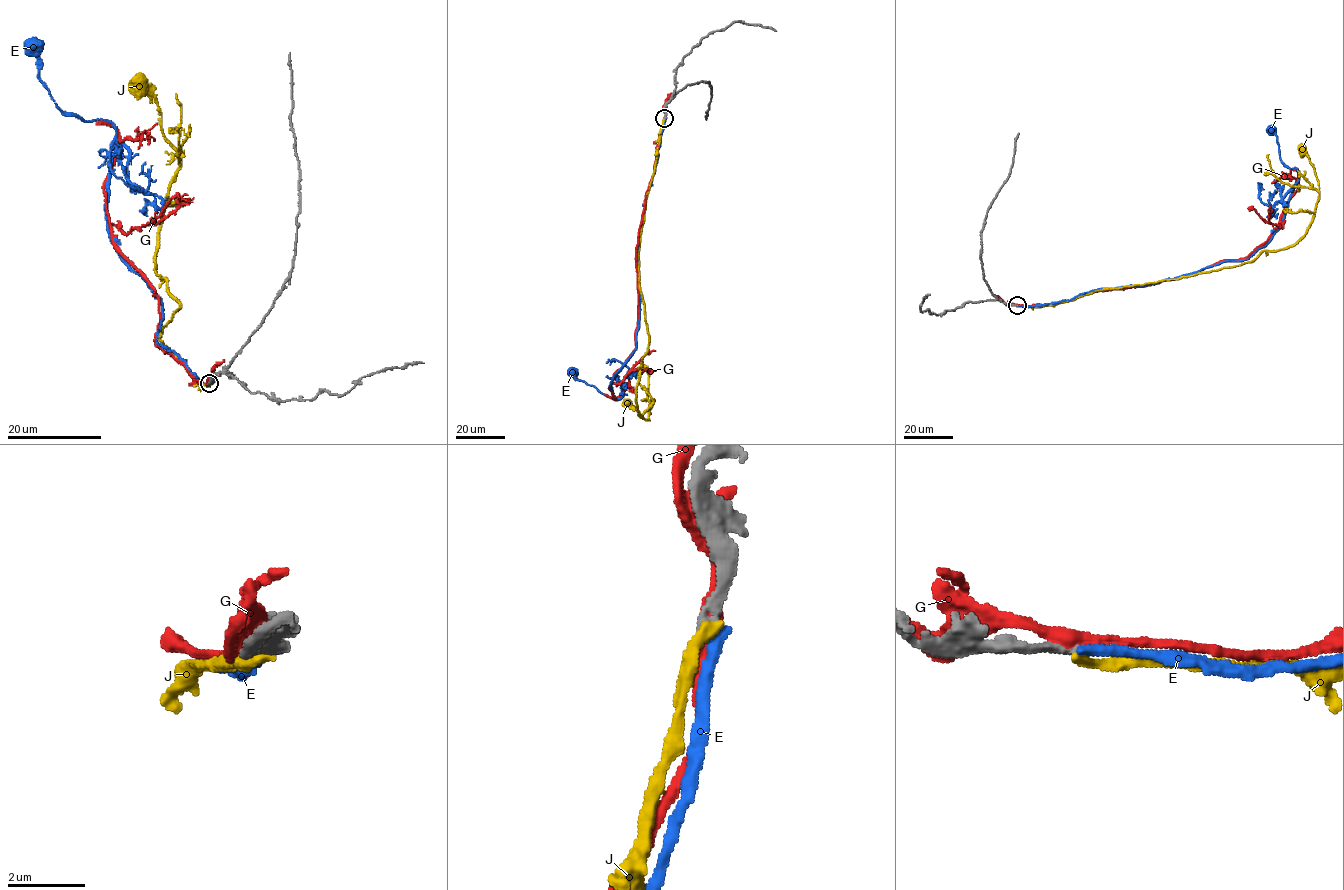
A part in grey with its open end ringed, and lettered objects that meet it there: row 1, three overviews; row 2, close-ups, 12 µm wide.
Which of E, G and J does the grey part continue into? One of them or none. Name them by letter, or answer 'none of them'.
none of them

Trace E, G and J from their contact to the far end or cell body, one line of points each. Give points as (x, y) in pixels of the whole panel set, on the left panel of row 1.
E: (211, 383), (157, 344), (161, 301), (111, 238), (116, 128), (64, 112), (31, 46)
G: (211, 383), (197, 383), (156, 344), (159, 298), (112, 238), (104, 182), (124, 138), (141, 138), (138, 149)
J: (210, 384), (197, 383), (159, 339), (179, 306), (156, 268), (180, 153), (139, 83)

